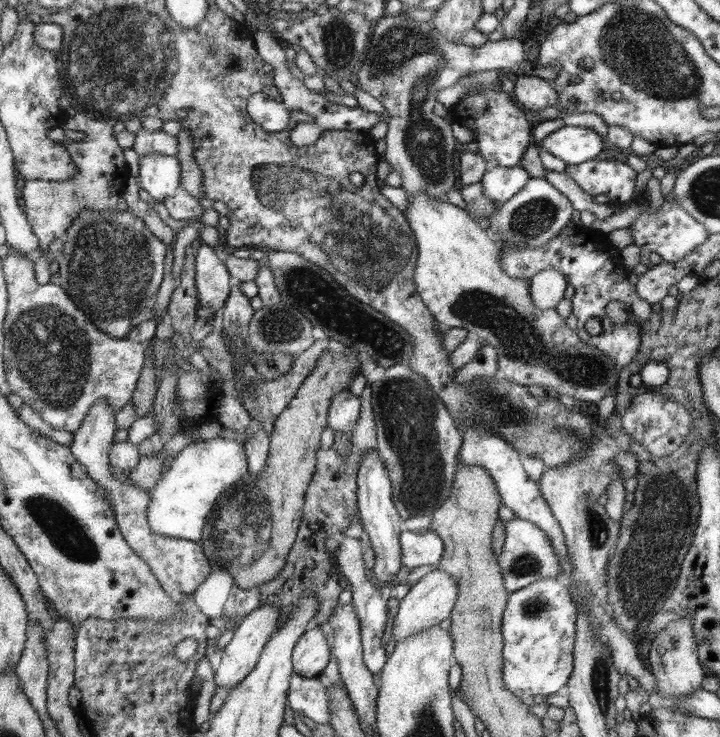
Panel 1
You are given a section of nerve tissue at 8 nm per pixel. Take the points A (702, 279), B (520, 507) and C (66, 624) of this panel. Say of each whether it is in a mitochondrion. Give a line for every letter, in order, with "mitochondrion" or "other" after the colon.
A: other
B: other
C: other

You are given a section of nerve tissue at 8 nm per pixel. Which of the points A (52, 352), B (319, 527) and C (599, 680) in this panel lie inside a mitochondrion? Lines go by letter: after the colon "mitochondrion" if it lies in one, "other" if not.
A: mitochondrion
B: other
C: mitochondrion

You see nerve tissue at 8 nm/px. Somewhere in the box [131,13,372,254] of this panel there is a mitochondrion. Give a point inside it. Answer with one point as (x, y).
(338, 38)

